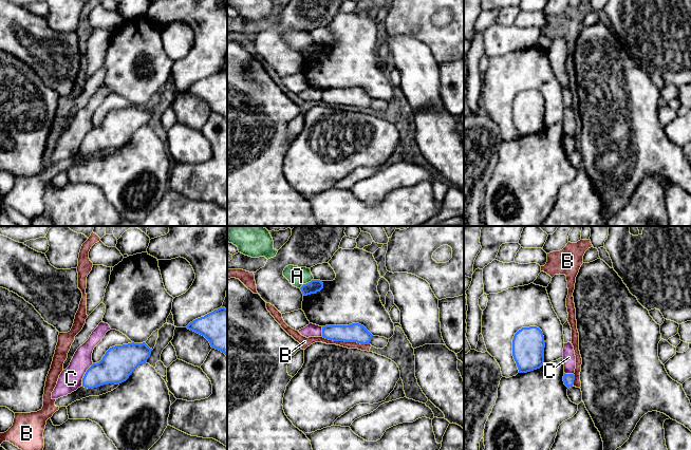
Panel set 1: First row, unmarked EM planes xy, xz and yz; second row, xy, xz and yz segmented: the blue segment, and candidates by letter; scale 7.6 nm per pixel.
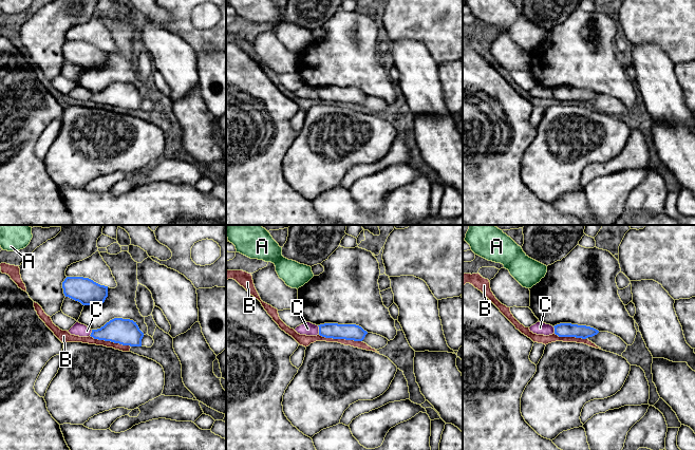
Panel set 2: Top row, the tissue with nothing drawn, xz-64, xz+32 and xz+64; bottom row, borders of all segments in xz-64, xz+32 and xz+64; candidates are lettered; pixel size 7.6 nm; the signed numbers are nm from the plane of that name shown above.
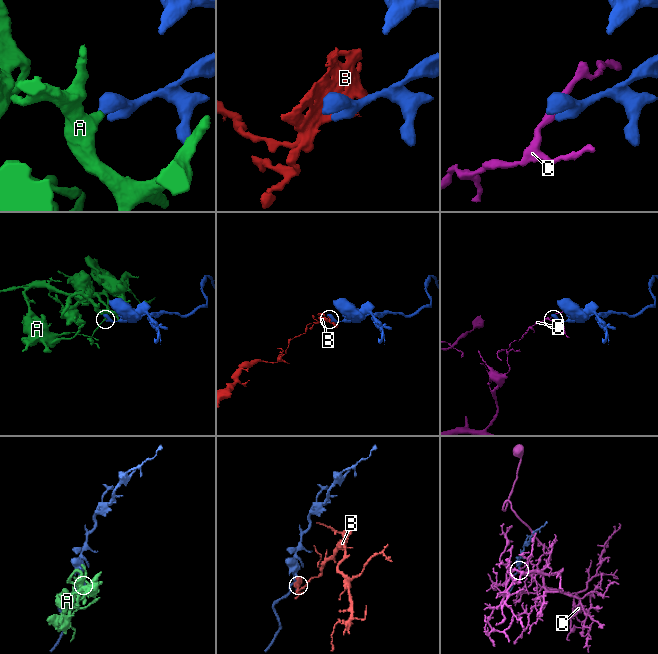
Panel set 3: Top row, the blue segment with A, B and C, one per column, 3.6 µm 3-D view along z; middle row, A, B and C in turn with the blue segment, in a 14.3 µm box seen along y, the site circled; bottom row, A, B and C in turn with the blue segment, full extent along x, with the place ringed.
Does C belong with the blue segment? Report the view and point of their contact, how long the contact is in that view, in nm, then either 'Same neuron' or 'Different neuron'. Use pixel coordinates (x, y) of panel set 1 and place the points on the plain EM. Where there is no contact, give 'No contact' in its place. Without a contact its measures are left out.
Touches blue at xy (85, 137). Shared border 190 nm. Different neuron

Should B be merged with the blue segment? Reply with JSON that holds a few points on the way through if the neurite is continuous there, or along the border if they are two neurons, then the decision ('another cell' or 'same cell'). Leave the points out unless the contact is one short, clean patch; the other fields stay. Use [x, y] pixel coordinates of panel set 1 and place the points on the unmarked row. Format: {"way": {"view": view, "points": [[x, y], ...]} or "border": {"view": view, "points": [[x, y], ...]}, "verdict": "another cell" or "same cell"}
{"border": {"view": "xz", "points": [[322, 99], [333, 104], [356, 105], [369, 108]]}, "verdict": "another cell"}

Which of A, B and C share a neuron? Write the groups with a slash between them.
A / B / C

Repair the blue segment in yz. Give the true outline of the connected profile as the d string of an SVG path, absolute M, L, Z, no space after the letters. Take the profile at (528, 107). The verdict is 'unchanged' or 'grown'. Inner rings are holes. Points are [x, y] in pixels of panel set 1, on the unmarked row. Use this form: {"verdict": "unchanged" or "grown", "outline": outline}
{"verdict": "unchanged", "outline": "M537 90L522 91L512 102L512 119L519 136L540 132L544 128L545 105Z"}

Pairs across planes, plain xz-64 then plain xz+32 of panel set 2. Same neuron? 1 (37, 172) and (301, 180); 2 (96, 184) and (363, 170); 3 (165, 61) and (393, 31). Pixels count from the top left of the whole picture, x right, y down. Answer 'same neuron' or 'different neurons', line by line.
1: different neurons
2: same neuron
3: different neurons

